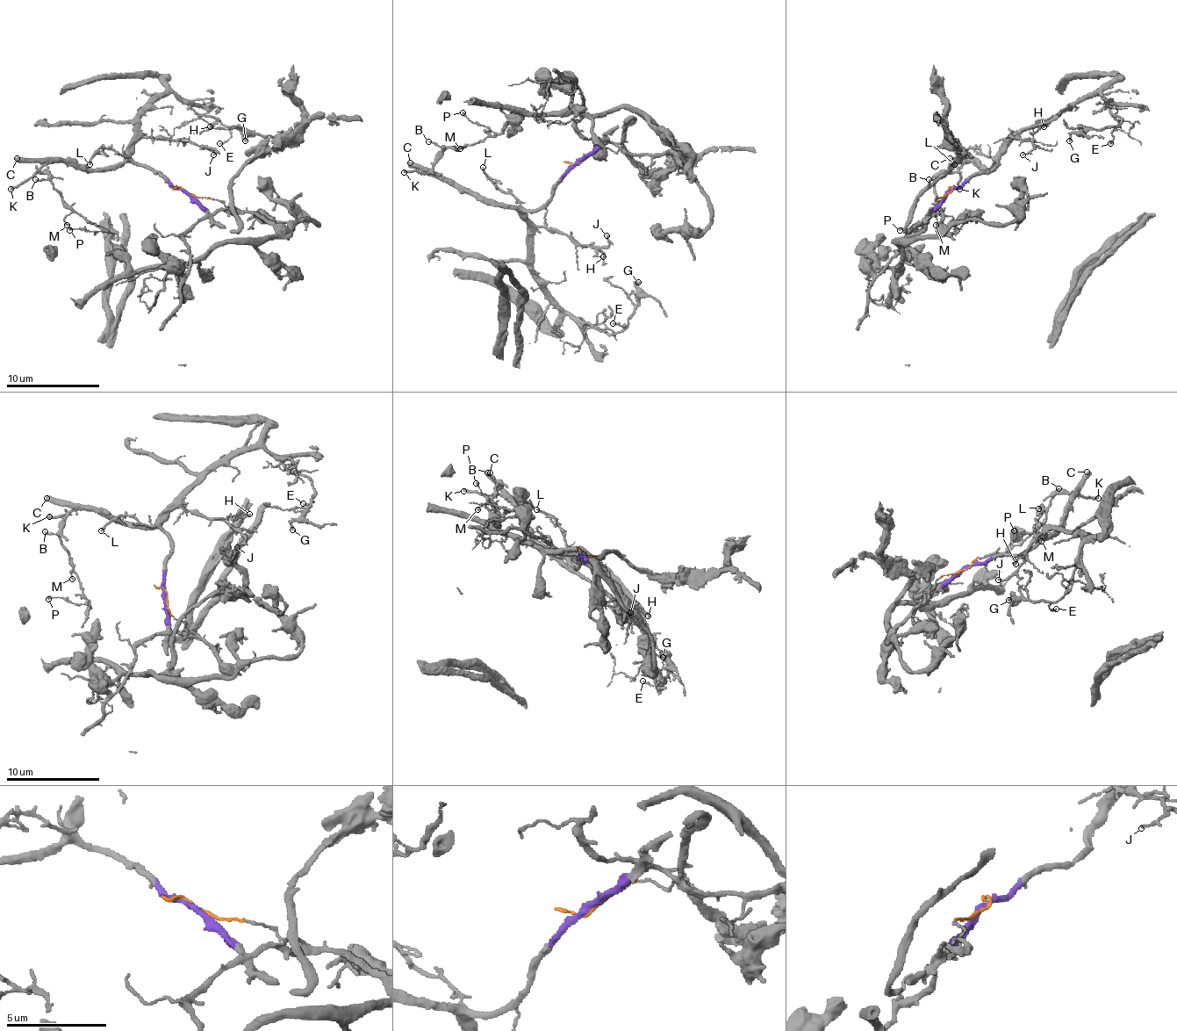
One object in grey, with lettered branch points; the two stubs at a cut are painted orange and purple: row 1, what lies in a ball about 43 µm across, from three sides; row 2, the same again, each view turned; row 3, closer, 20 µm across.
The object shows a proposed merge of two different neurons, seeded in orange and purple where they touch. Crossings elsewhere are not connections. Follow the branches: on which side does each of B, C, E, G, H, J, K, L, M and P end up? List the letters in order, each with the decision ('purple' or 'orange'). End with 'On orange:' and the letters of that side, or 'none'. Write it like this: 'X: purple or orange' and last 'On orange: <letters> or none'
B: purple
C: purple
E: purple
G: purple
H: purple
J: purple
K: purple
L: purple
M: purple
P: purple
On orange: none

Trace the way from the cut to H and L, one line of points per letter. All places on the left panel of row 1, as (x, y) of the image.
H: (187, 193), (163, 174), (154, 174), (131, 158), (131, 148), (142, 137), (187, 139), (211, 127)
L: (187, 193), (163, 174), (154, 174), (142, 165), (131, 162), (107, 148), (100, 148), (89, 165)

